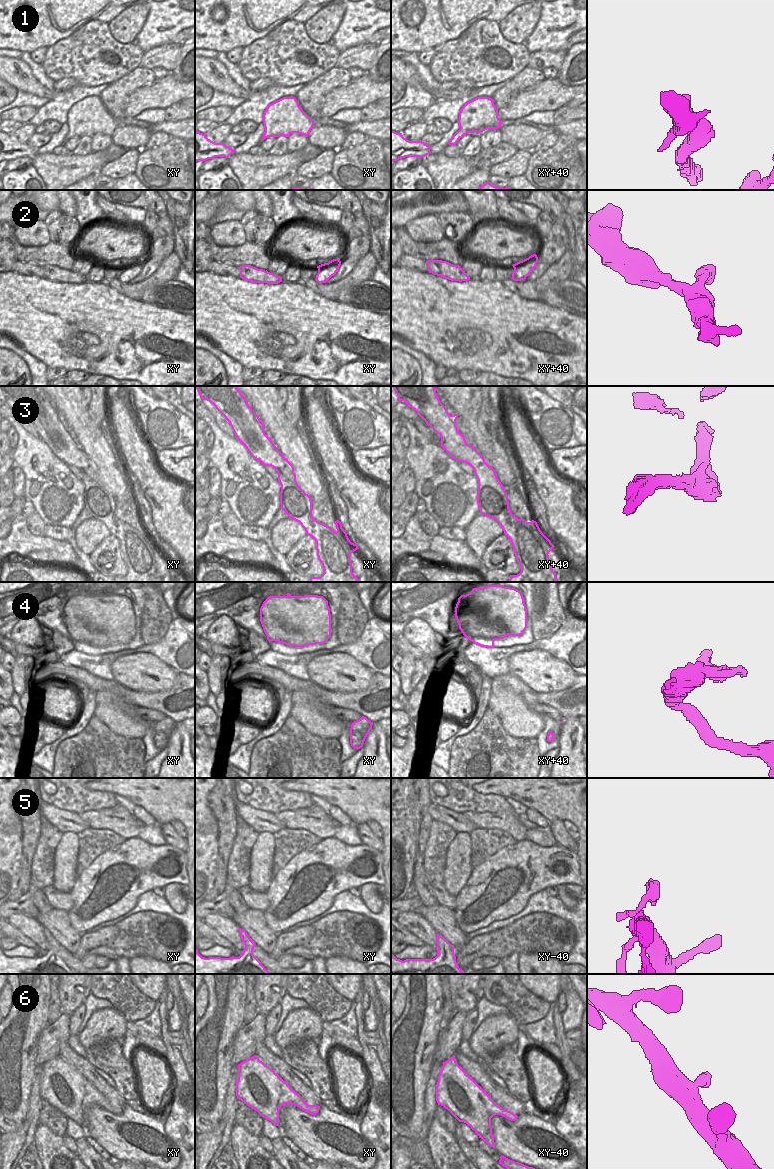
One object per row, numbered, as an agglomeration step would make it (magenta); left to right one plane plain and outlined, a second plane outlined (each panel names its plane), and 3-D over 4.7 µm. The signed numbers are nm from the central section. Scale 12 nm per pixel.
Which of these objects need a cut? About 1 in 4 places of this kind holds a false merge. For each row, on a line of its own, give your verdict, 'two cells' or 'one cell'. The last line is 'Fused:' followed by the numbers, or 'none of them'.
1: one cell
2: one cell
3: one cell
4: two cells
5: one cell
6: one cell
Fused: 4

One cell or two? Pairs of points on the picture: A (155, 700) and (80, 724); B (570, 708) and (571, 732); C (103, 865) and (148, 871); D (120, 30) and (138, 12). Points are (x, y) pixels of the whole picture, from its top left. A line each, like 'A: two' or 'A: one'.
A: two
B: two
C: one
D: one

